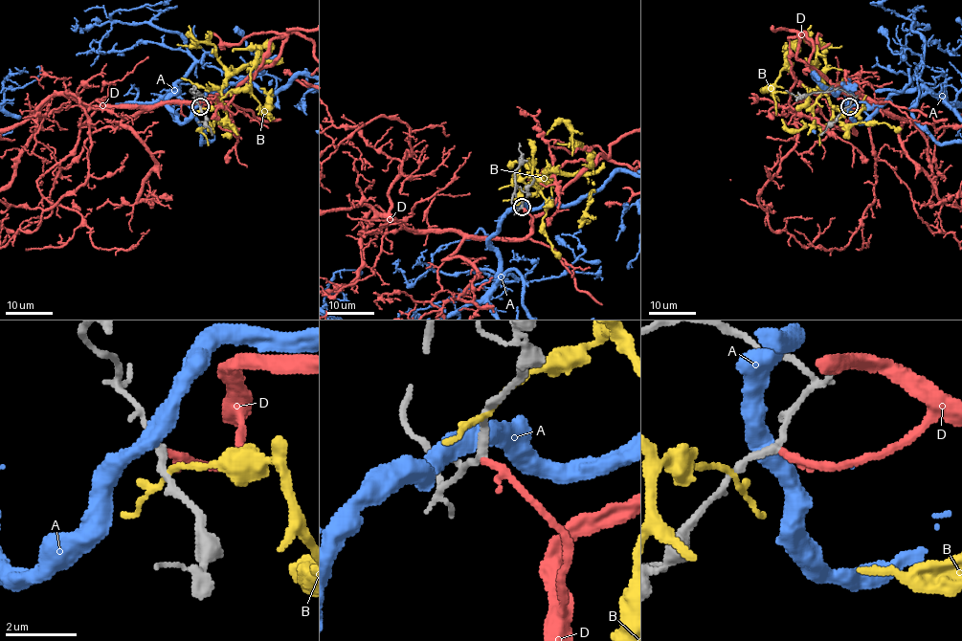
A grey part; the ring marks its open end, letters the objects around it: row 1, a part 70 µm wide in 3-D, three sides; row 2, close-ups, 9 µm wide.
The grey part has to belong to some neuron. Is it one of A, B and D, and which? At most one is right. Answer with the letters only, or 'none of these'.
D

